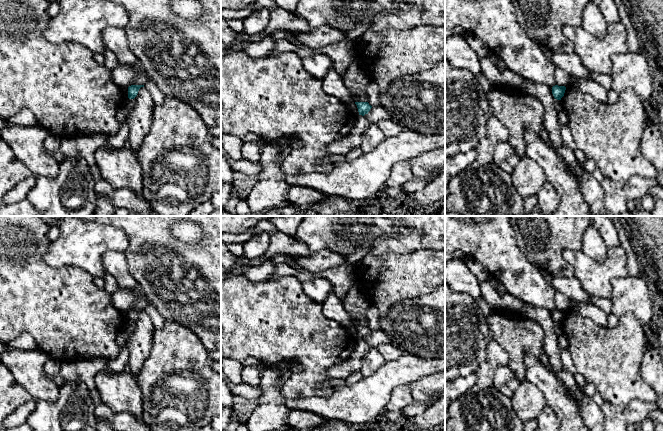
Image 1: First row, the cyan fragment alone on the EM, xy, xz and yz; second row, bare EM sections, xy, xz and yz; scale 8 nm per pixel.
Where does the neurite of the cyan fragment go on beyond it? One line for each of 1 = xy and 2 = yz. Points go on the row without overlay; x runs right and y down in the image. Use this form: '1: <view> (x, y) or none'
1: none
2: none

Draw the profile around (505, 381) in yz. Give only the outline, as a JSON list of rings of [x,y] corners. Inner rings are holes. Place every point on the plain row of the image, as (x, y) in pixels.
[[[501,366],[496,371],[494,387],[508,398],[512,398],[519,384],[520,381],[507,366]]]

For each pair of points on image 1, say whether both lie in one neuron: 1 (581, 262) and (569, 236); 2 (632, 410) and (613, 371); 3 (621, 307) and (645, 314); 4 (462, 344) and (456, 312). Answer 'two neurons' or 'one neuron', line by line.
1: two neurons
2: two neurons
3: one neuron
4: one neuron

